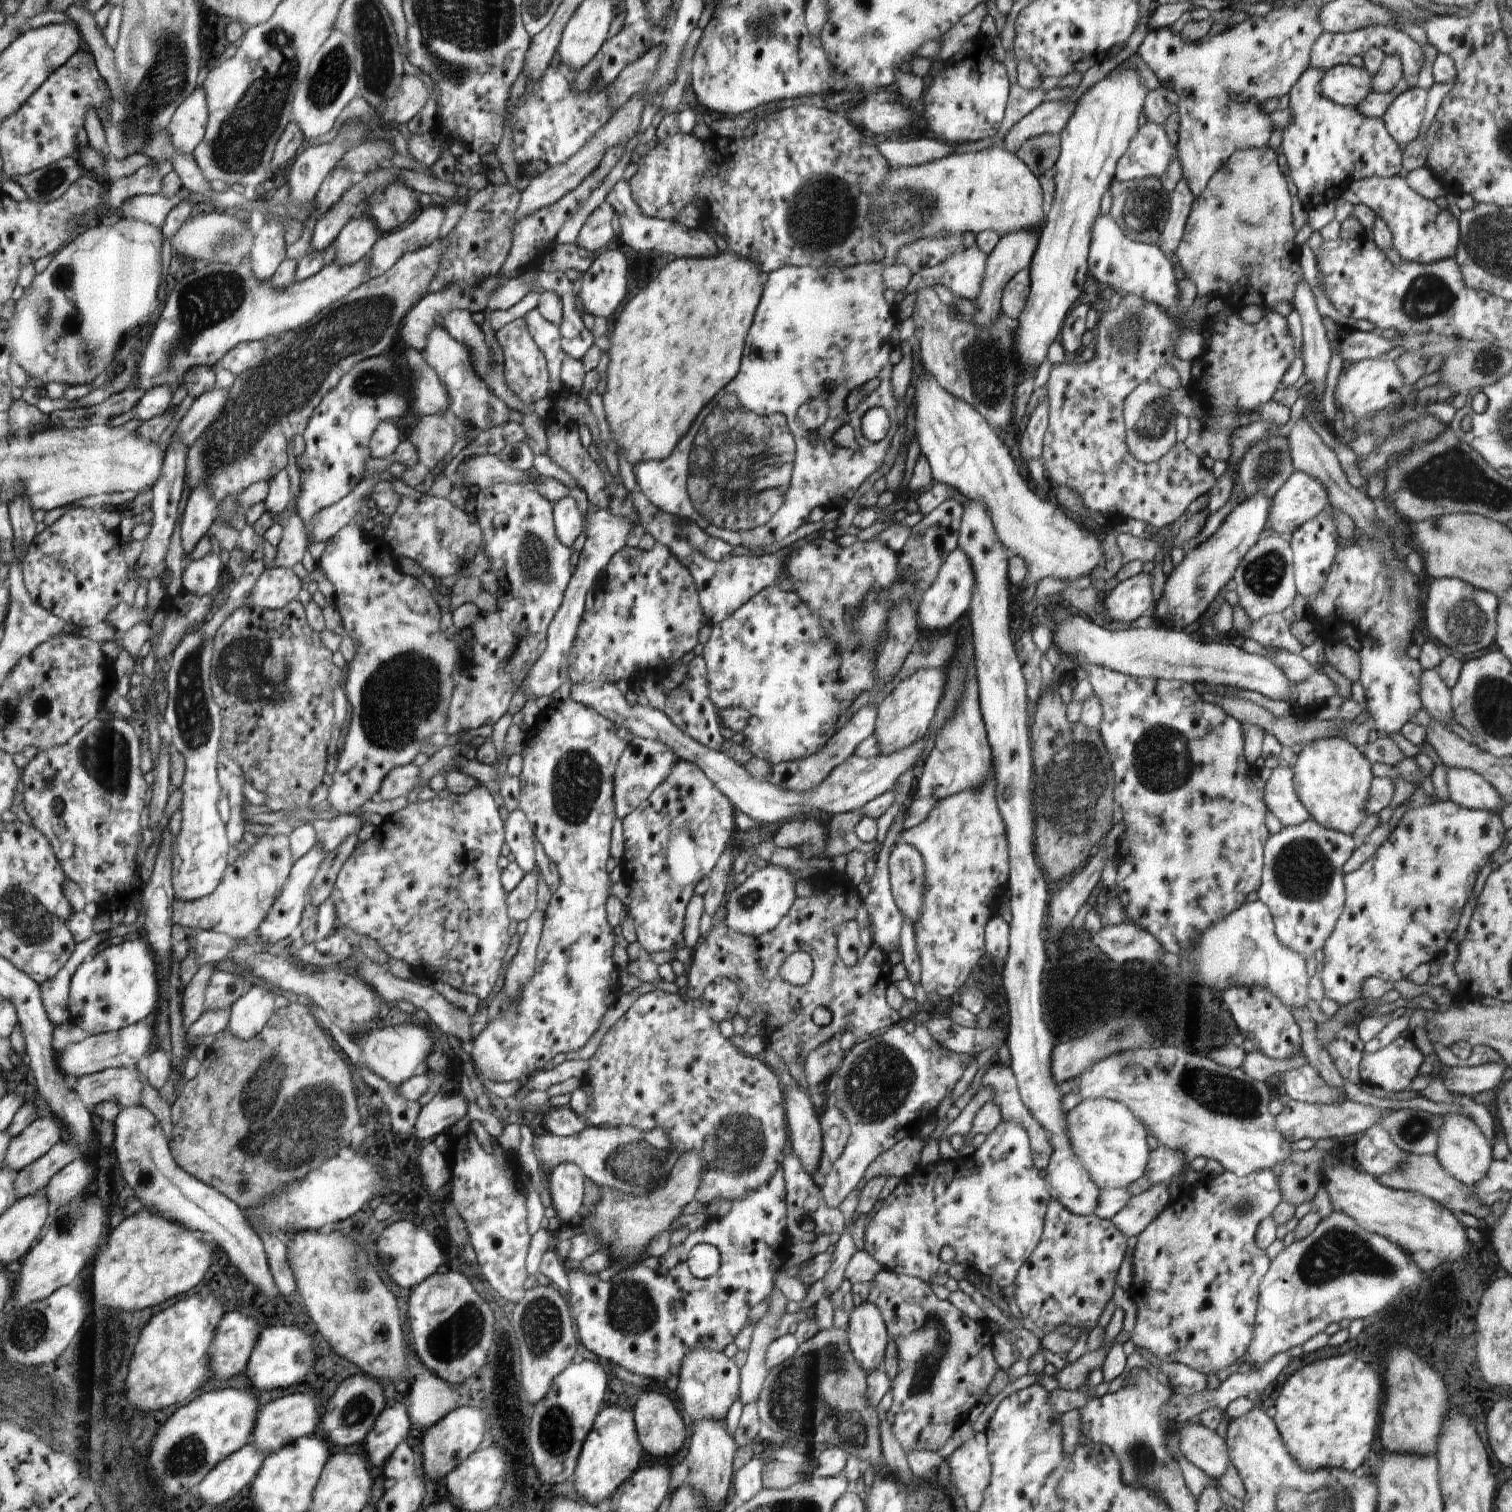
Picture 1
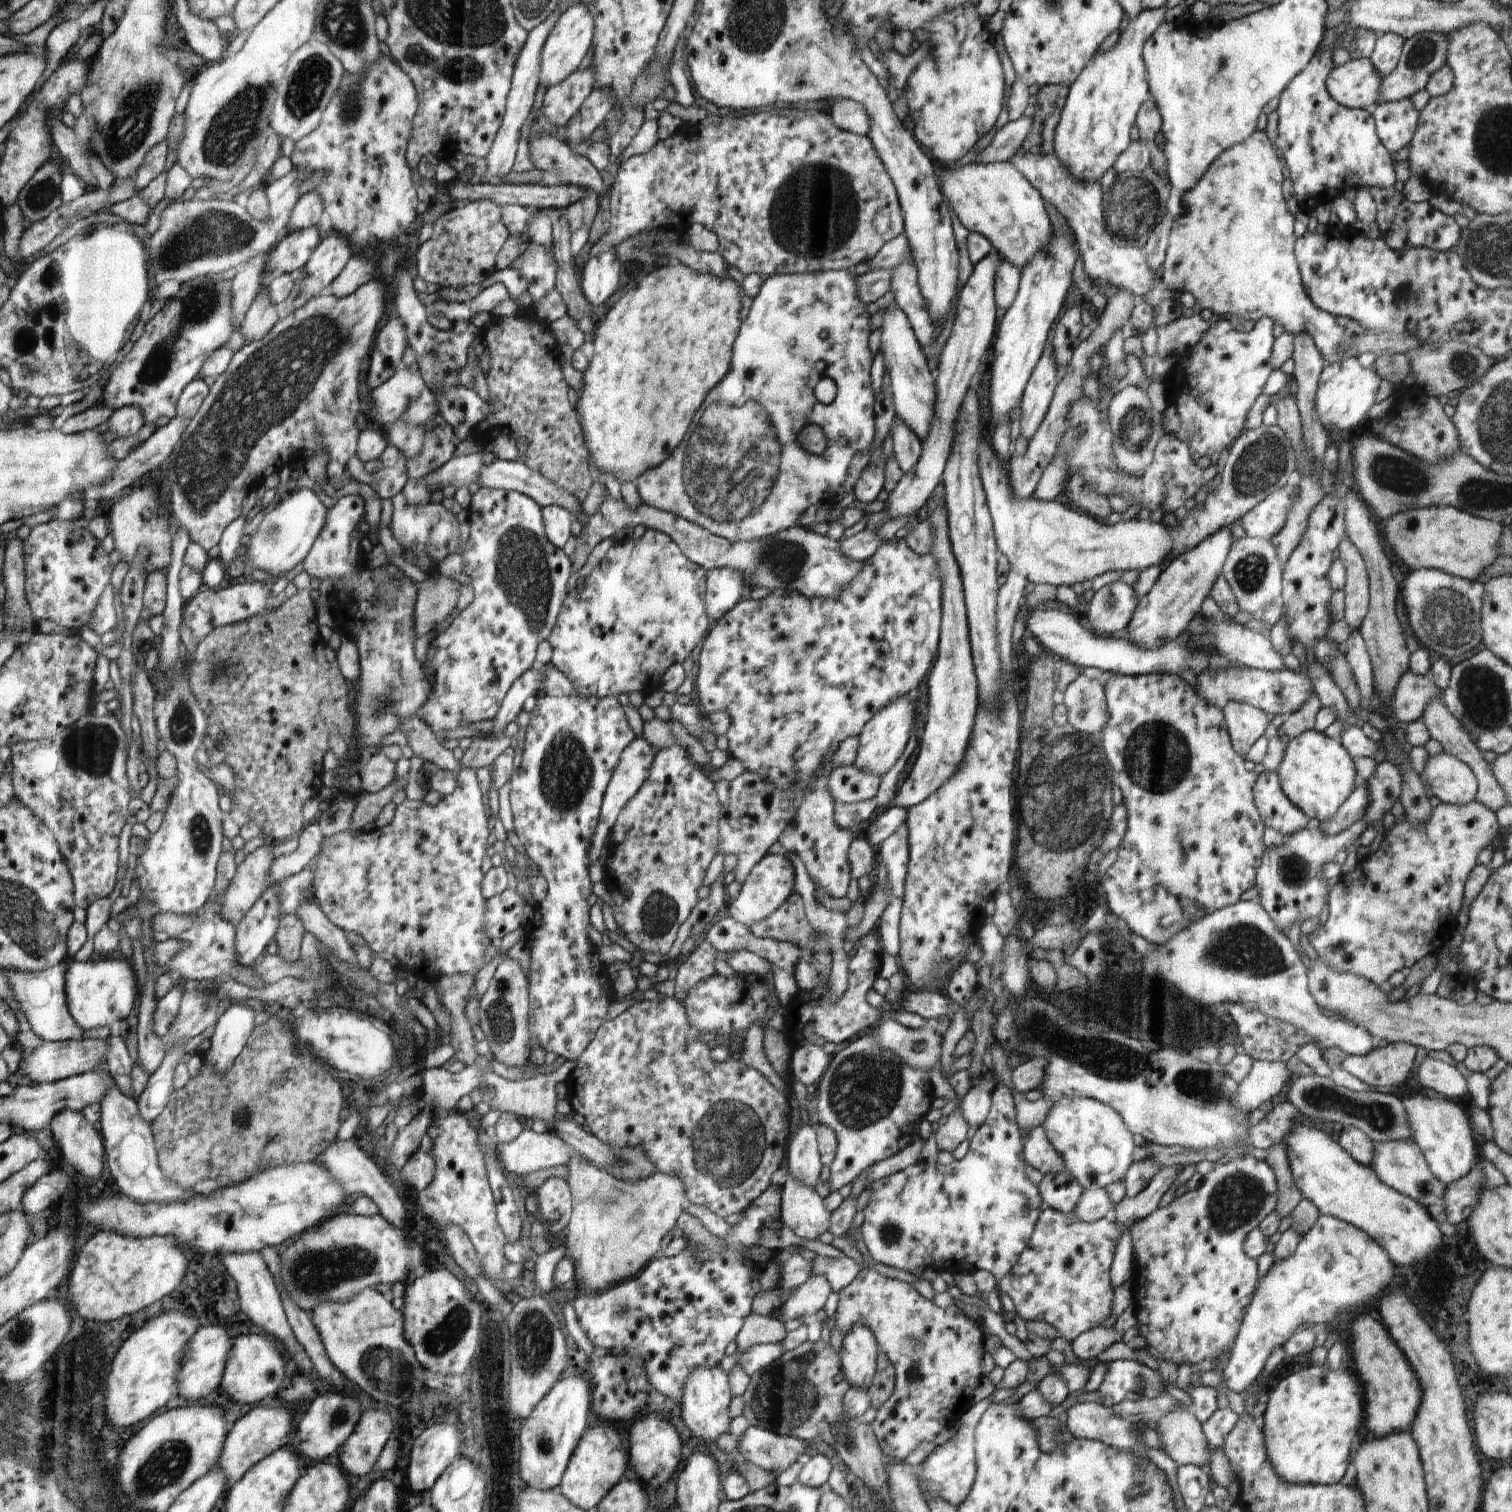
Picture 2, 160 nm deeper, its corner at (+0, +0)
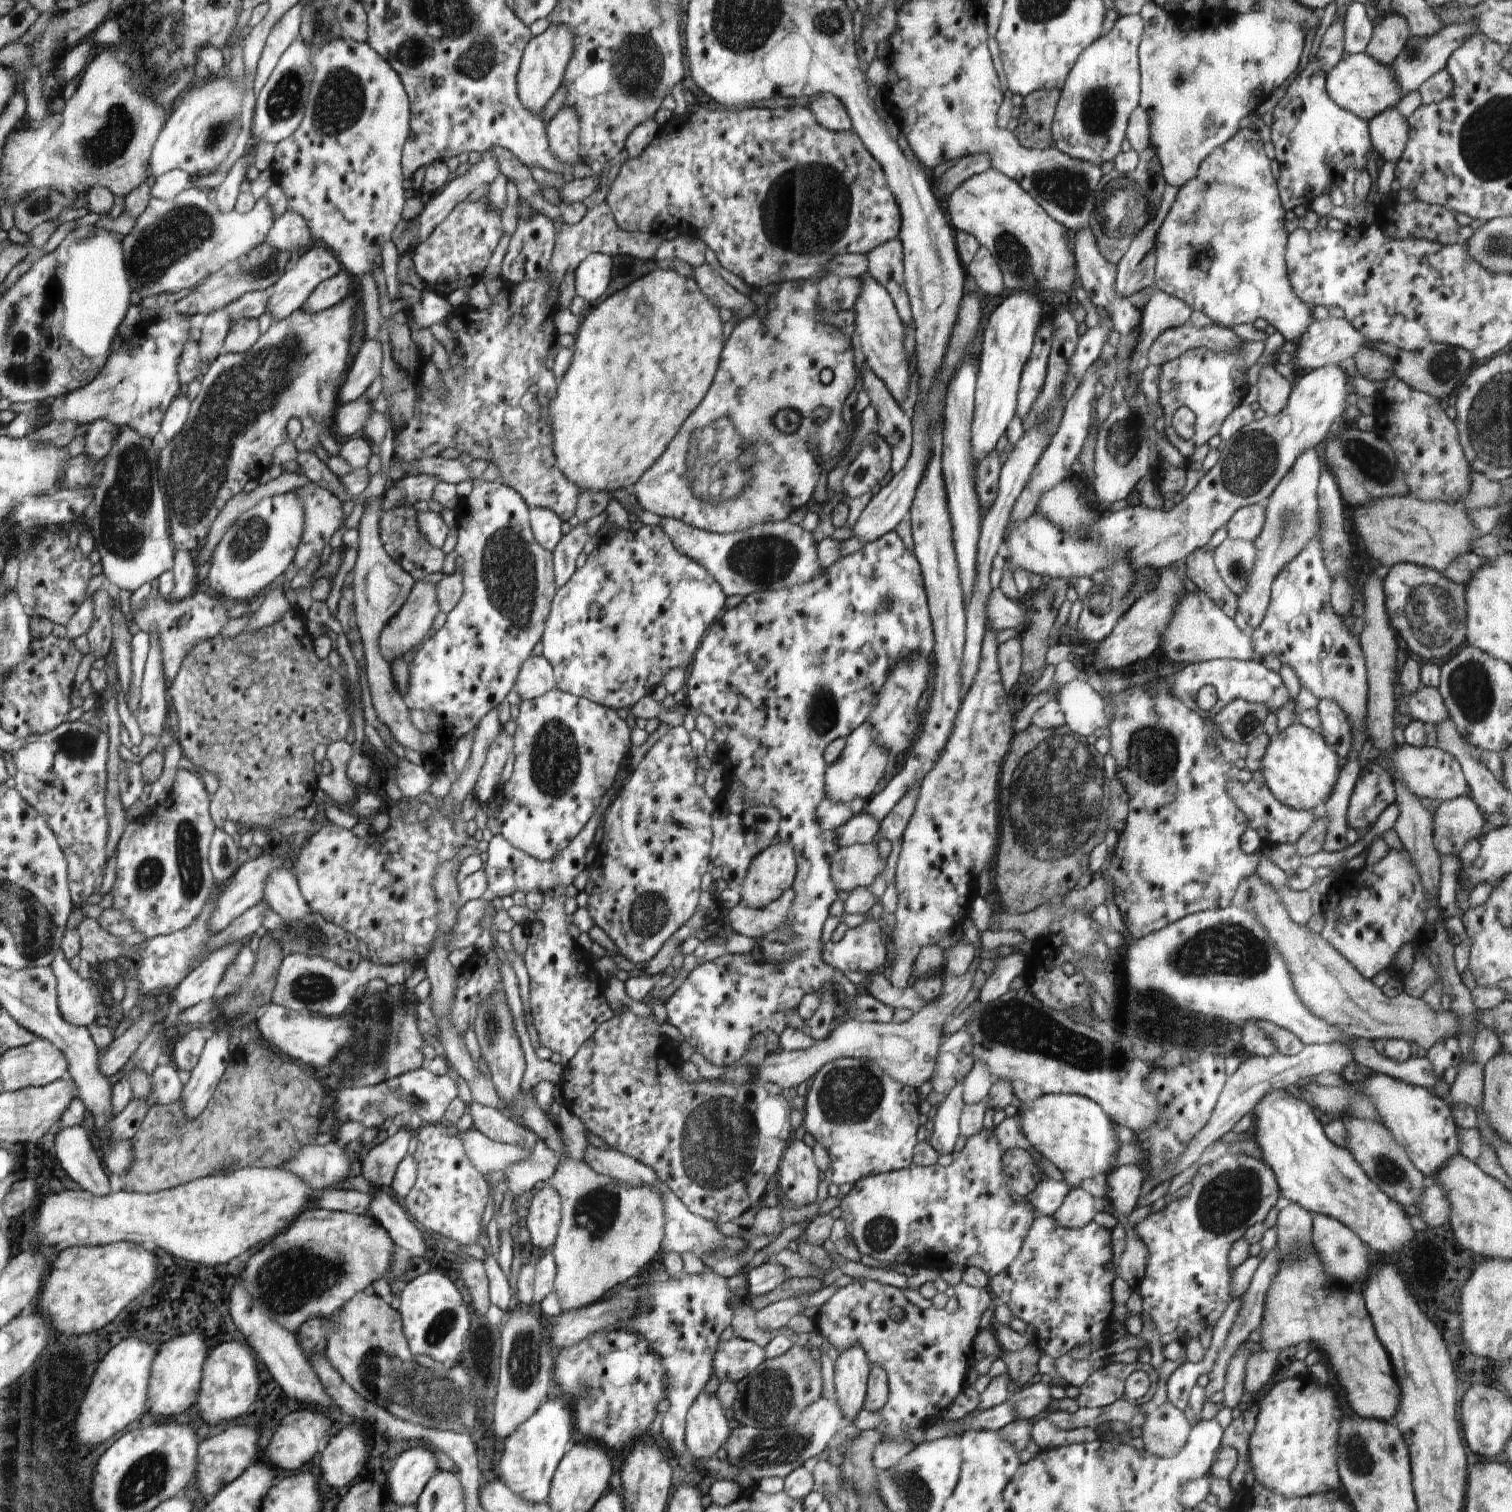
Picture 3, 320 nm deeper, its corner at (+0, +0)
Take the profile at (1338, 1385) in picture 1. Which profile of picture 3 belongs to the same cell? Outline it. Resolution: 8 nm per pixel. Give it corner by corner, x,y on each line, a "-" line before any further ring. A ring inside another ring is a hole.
1308,1376
1286,1379
1271,1388
1261,1401
1249,1438
1248,1462
1264,1488
1286,1498
1338,1492
1337,1438
1342,1415
1336,1405
1334,1392
1310,1382

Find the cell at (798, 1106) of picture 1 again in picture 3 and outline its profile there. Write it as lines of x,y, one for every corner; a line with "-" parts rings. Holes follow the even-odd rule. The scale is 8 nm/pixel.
789,1140
776,1179
785,1198
795,1209
816,1202
820,1171
814,1160
813,1148
802,1140

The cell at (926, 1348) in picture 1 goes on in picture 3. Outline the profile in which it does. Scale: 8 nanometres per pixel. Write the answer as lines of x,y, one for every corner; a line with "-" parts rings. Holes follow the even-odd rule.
860,1279
860,1282
840,1287
818,1310
814,1320
816,1329
831,1346
841,1353
860,1345
871,1366
878,1363
886,1371
888,1402
878,1411
881,1421
876,1428
886,1436
883,1440
906,1440
906,1431
925,1430
929,1421
942,1418
956,1396
966,1388
964,1374
973,1360
973,1340
978,1334
982,1313
993,1305
993,1295
988,1287
971,1287
960,1282
955,1285
955,1297
959,1304
956,1312
947,1313
944,1309
932,1307
920,1309
911,1304
899,1288

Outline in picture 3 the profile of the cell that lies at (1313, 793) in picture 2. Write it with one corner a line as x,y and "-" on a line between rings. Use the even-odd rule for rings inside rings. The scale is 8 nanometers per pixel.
1292,723
1270,738
1259,769
1276,800
1296,810
1319,812
1340,774
1338,759
1339,756
1326,744
1320,731
1310,730
1302,723

